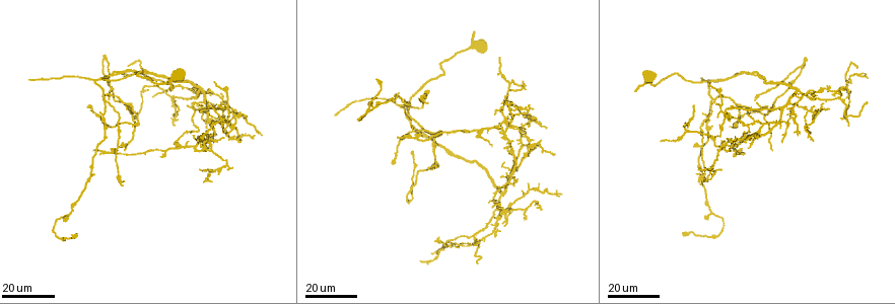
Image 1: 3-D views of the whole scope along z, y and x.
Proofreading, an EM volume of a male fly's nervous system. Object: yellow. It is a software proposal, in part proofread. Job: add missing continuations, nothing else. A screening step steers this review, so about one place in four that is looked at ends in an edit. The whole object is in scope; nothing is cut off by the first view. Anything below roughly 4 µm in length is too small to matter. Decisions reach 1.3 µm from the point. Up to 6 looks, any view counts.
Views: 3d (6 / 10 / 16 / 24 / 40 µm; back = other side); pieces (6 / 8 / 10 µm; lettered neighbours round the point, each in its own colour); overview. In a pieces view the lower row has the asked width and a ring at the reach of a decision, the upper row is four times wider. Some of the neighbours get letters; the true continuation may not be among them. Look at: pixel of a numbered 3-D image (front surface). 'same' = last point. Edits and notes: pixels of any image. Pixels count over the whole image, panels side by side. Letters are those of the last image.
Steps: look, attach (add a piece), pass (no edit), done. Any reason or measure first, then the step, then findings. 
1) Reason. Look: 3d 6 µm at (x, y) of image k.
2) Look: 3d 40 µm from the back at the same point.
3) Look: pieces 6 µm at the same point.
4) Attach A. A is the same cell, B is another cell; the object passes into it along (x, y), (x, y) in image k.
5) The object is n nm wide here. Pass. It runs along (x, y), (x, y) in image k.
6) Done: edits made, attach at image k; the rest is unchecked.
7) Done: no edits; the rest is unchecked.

Long arm stops here. Look: 3d 24 µm at (123, 151) of image 1.

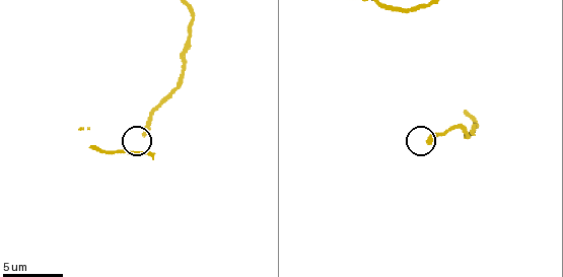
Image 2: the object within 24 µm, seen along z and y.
See the neighbours. Look: pieces 10 µm at (146, 134) of image 2.

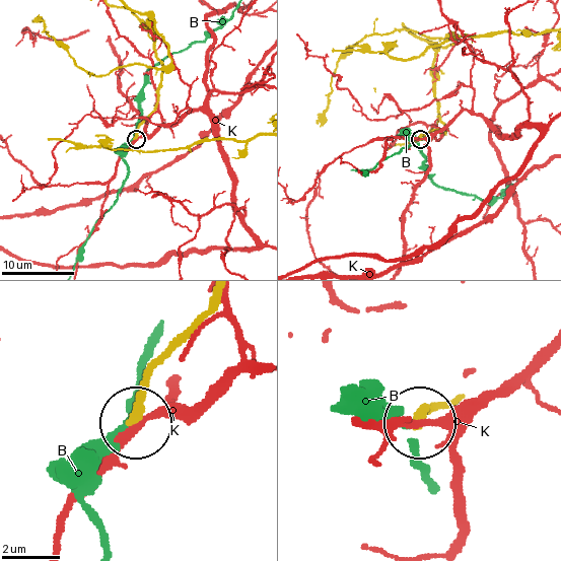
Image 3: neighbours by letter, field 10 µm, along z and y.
Attach B. B is the same cell, K is another cell; the object passes into it along (177, 346), (123, 423), (154, 336) in image 3; it goes on there.

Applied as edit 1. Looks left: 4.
Look: overview.

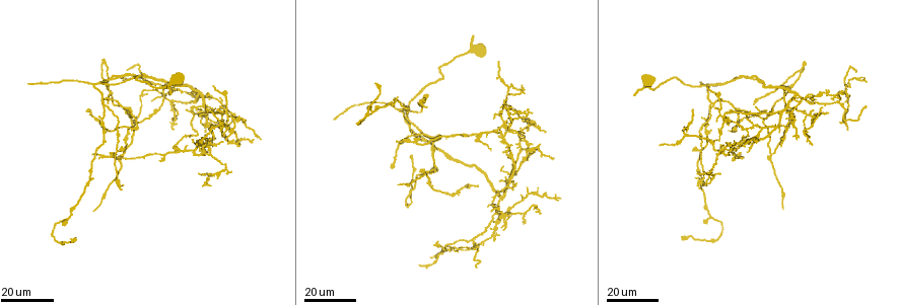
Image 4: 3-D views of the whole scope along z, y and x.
Look: 3d 16 µm at (395, 140) of image 4.

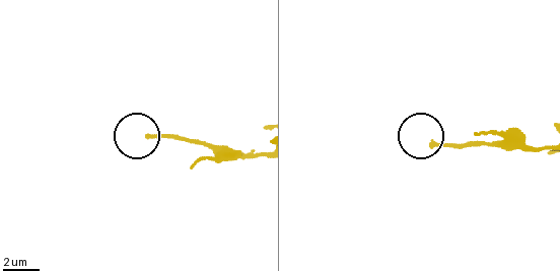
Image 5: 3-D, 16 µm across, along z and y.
Look: pieces 8 µm at (150, 134) of image 5.

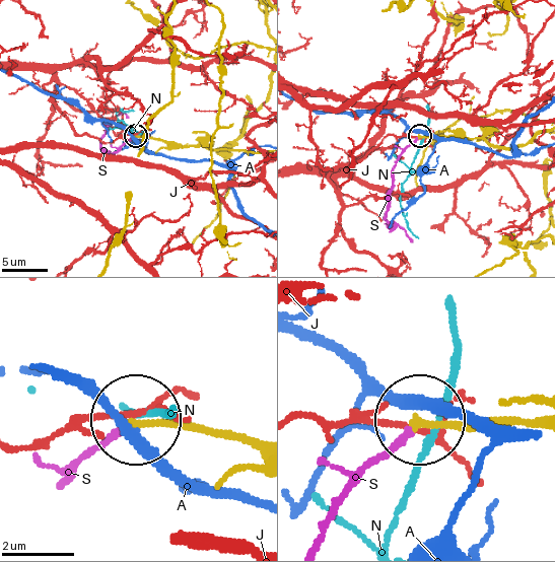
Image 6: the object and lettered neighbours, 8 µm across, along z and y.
Attach S. S is the same cell, A, J and N are other cells; the cell continues.

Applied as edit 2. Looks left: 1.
Done: edits made, attach at image 3, attach at image 6; the rest is unchecked.

